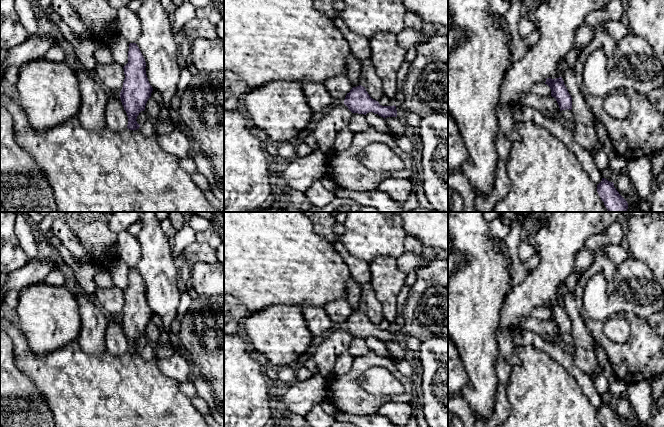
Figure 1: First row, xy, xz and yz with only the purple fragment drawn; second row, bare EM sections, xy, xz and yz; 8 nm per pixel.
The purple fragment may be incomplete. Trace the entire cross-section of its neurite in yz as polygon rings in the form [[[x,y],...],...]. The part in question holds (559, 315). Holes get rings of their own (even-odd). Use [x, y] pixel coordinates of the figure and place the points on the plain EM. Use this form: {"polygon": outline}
{"polygon": [[[562,301],[556,303],[547,302],[545,308],[550,311],[551,320],[556,323],[560,335],[572,333],[572,321],[569,318]]]}

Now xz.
{"polygon": [[[359,309],[353,311],[347,317],[344,328],[352,337],[364,338],[373,336],[383,341],[397,341],[396,330],[382,330],[378,325],[372,323],[365,311]]]}

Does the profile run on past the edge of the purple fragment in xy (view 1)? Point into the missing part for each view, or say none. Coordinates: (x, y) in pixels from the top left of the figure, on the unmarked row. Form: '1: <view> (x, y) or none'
1: none

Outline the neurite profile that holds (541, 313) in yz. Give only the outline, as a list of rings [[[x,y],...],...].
[[[545,307],[533,308],[530,313],[530,316],[532,316],[538,320],[541,320],[541,321],[550,321],[551,320],[551,313]]]

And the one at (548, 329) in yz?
[[[528,316],[521,320],[520,325],[522,328],[528,329],[544,338],[561,341],[559,329],[552,320],[541,321],[532,316]]]

